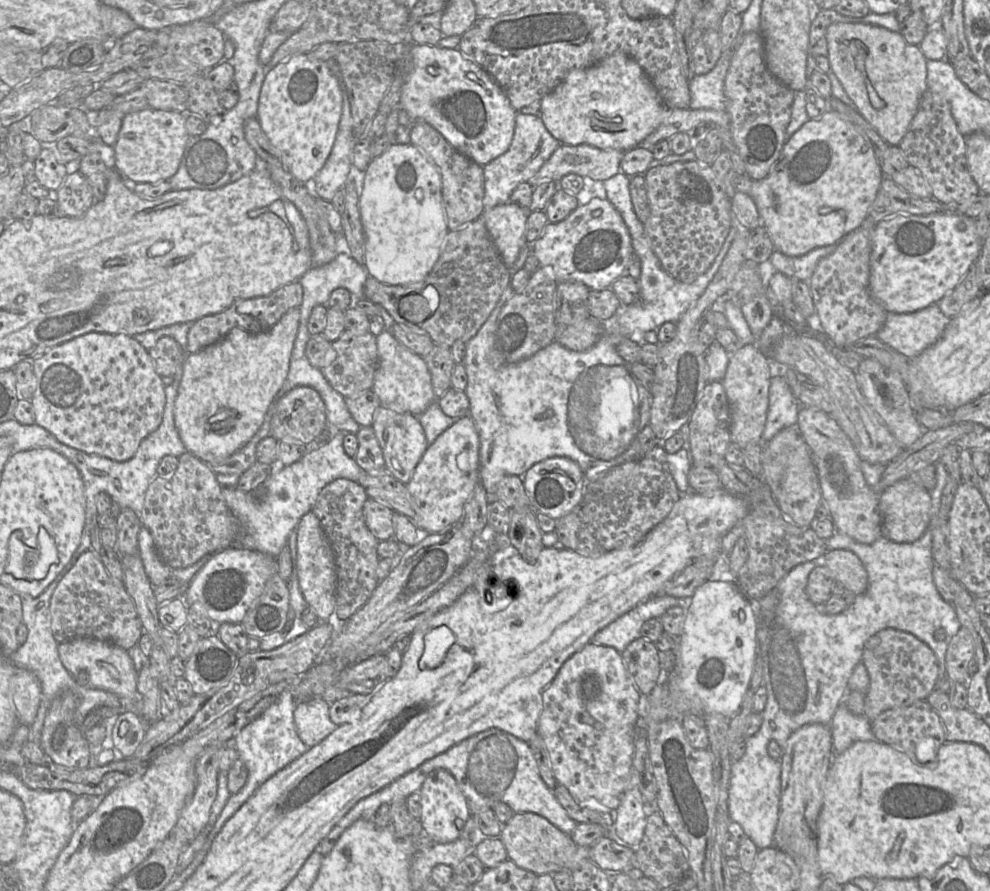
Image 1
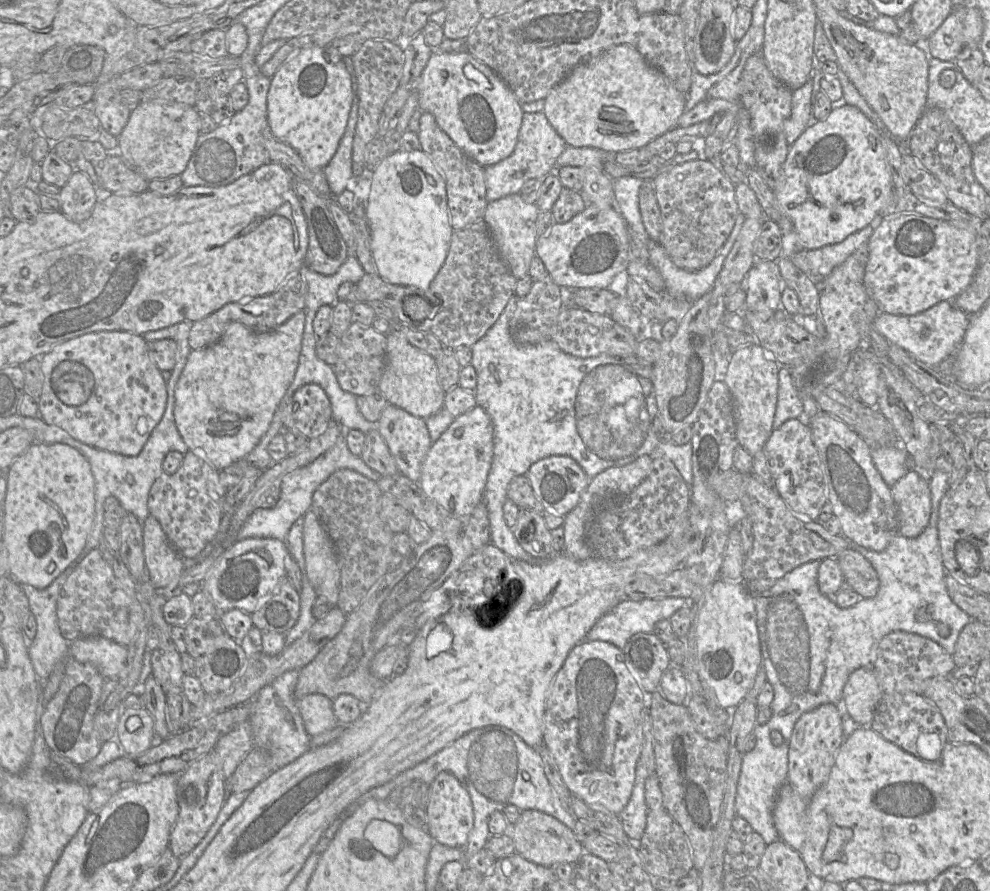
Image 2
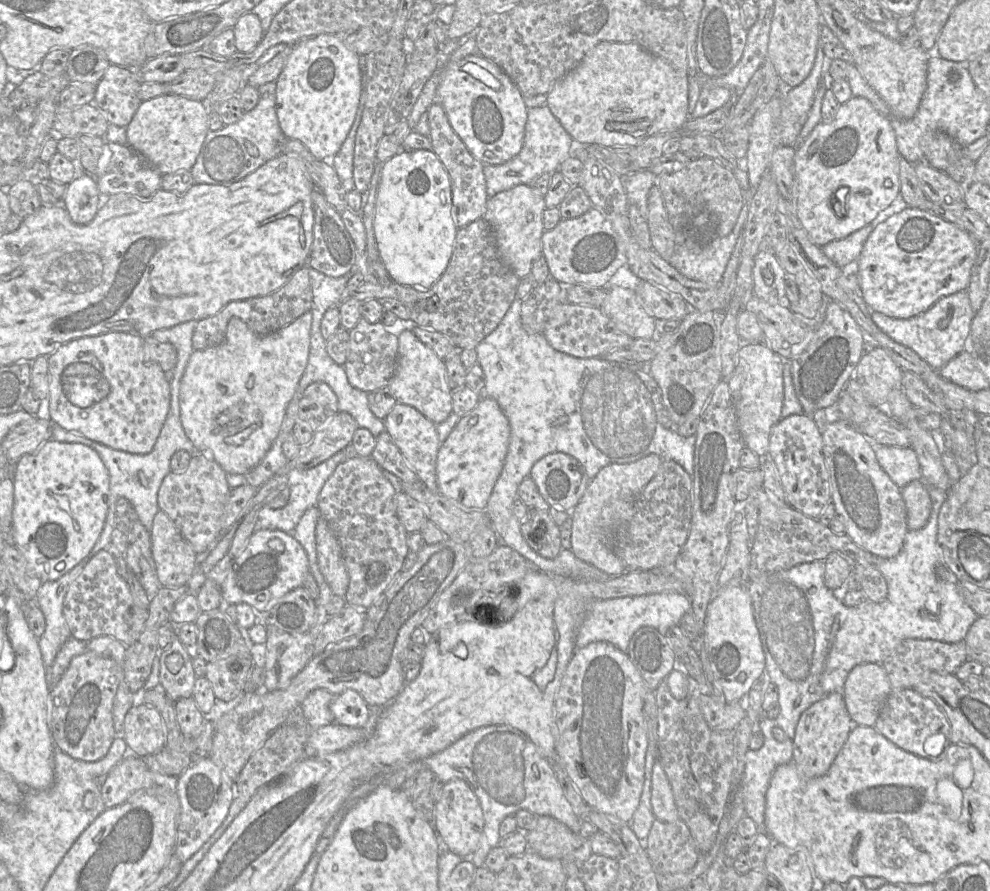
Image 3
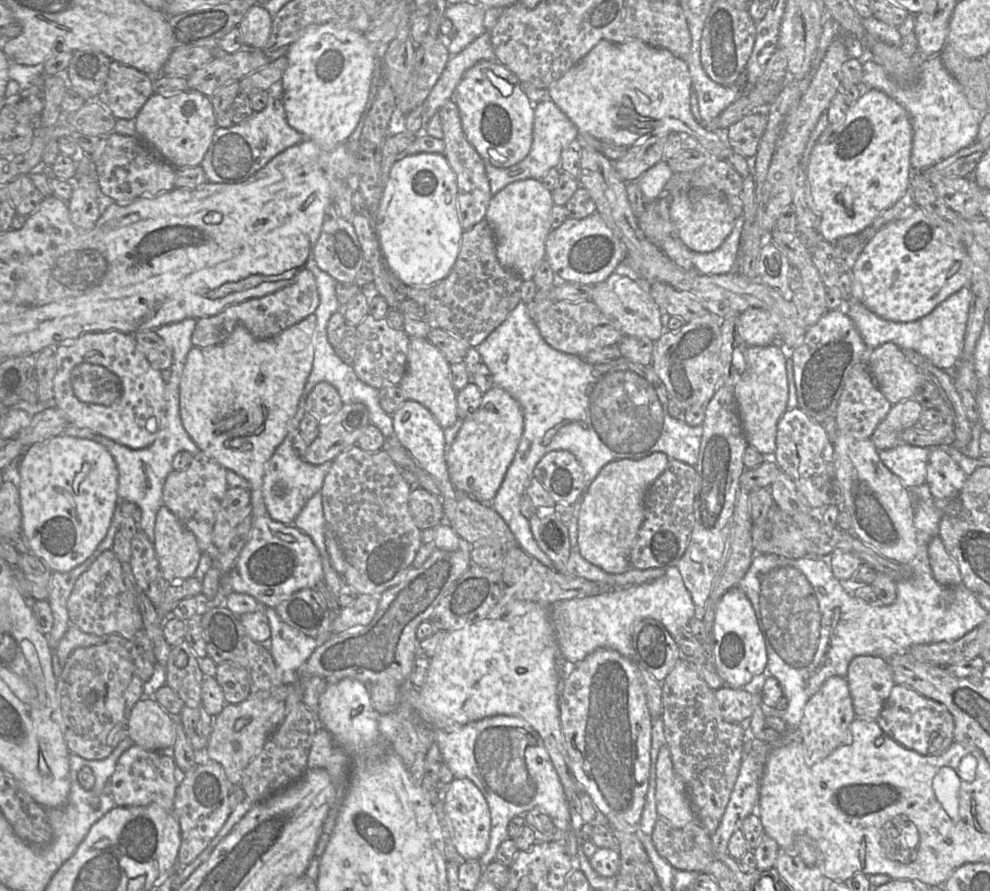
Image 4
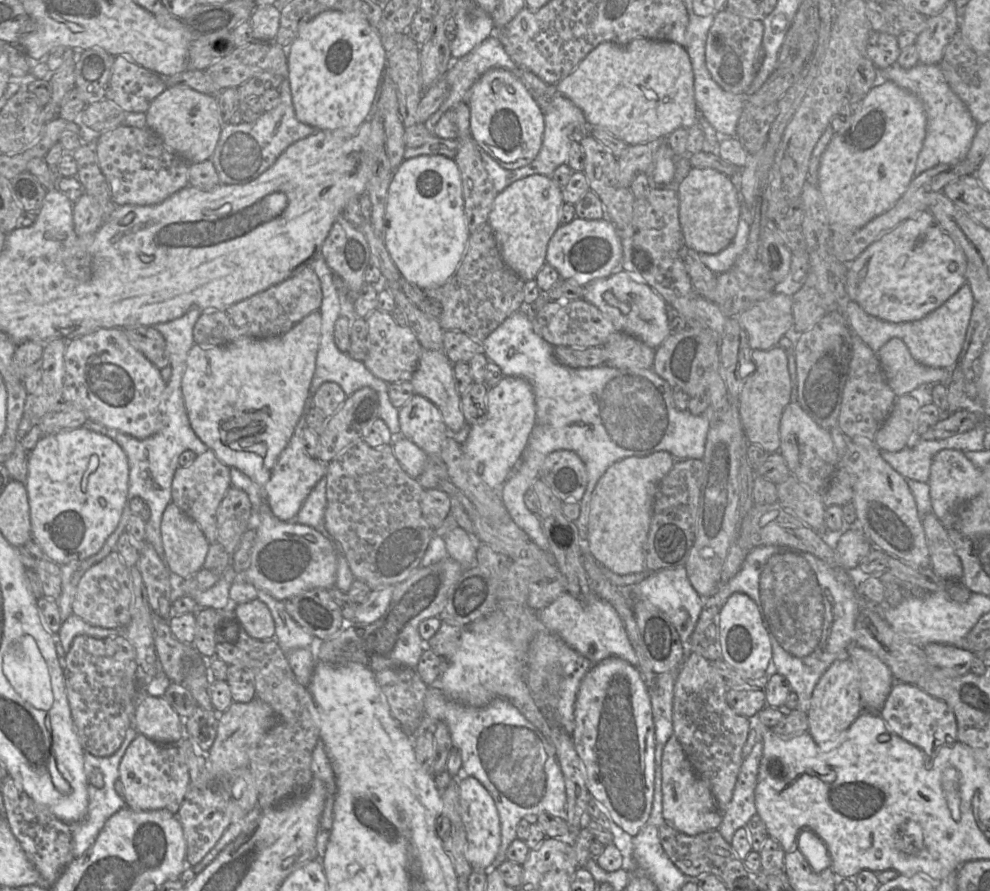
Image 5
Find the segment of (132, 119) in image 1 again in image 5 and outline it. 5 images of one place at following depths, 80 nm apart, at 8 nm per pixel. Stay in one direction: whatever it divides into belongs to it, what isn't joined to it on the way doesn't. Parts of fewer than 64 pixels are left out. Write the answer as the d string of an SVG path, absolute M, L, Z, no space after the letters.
M185 85L167 87L152 101L145 114L147 128L158 135L168 149L189 163L203 162L212 157L223 128L215 96Z

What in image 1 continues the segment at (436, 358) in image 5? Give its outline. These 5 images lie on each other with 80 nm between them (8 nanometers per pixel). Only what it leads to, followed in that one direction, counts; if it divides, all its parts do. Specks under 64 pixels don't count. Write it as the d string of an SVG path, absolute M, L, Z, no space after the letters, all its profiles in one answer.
M388 329L376 336L376 344L378 366L374 373L372 391L378 396L381 406L398 413L420 415L431 403L437 401L424 359L401 344Z

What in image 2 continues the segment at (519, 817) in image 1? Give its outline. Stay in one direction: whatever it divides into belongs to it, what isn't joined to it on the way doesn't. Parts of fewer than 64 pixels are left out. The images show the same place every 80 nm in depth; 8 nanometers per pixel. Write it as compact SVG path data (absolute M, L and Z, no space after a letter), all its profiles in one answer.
M523 810L514 824L508 824L504 833L514 842L516 853L538 865L555 868L561 863L575 864L584 853L584 846L573 830L553 816L537 810Z

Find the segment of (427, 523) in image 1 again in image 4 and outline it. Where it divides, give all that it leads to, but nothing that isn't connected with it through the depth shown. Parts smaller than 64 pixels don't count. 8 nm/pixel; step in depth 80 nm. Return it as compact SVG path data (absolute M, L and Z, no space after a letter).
M494 386L486 392L479 408L463 419L453 444L446 445L446 464L454 488L481 503L491 504L515 456L523 429L519 403L501 387Z

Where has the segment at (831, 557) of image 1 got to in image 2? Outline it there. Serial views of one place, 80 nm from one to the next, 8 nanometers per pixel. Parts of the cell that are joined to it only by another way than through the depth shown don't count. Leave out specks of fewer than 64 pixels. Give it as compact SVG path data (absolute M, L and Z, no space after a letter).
M853 548L844 550L836 557L845 580L863 598L872 598L878 591L880 581L872 564Z

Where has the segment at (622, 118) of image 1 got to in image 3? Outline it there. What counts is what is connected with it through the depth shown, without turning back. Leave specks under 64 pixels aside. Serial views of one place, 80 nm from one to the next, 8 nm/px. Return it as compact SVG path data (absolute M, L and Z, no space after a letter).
M601 42L554 84L547 93L546 105L575 144L637 146L659 132L680 128L690 118L688 84L689 75L679 72L666 60L636 43Z

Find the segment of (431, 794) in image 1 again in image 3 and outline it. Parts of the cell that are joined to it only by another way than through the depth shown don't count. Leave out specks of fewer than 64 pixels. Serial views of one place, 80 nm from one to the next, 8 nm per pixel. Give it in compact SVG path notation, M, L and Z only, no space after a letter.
M451 779L443 783L435 803L434 830L442 847L464 858L469 858L477 849L484 829L484 815L477 796L467 782Z

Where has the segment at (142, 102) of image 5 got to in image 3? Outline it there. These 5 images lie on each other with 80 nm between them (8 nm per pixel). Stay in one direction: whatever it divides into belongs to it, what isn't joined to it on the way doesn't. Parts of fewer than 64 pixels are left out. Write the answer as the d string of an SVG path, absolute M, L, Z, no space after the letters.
M110 64L104 76L96 85L93 103L103 112L109 124L127 127L142 102L138 97L142 82L135 70Z

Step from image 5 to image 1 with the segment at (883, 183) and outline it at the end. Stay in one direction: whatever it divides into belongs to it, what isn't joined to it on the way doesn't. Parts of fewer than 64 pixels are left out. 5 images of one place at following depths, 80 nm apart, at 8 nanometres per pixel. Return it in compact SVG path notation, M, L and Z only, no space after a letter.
M828 110L819 118L809 119L785 142L779 158L764 179L754 180L740 175L735 178L735 189L753 198L760 224L767 231L774 249L797 257L836 244L860 227L868 217L883 178L870 140L844 115Z

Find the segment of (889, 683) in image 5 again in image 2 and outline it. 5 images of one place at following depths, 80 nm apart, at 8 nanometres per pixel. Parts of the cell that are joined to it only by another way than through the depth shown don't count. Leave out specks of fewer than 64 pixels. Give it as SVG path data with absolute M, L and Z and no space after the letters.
M871 667L853 671L843 688L842 710L861 726L870 726L875 709L884 696Z

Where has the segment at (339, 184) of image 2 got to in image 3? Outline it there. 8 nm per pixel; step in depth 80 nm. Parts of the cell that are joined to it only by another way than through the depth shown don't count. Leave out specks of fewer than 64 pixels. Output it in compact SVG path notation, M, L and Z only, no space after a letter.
M362 89L354 123L339 151L331 159L329 159L329 164L334 168L337 176L347 191L352 191L355 188L353 178L354 145L356 131L361 121L365 101L366 93Z

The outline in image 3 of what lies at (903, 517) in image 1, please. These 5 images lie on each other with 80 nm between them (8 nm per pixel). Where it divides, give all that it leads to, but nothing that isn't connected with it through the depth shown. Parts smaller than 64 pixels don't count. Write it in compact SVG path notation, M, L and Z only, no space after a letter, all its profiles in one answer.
M913 480L901 488L907 510L909 531L923 528L931 513L931 499L928 486L923 480Z

